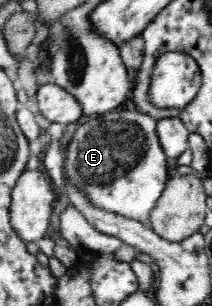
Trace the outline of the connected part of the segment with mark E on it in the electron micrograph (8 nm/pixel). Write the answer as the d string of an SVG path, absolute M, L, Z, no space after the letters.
M126 106L86 117L67 130L63 177L94 209L149 224L149 213L166 185L166 154L155 130L156 120Z

